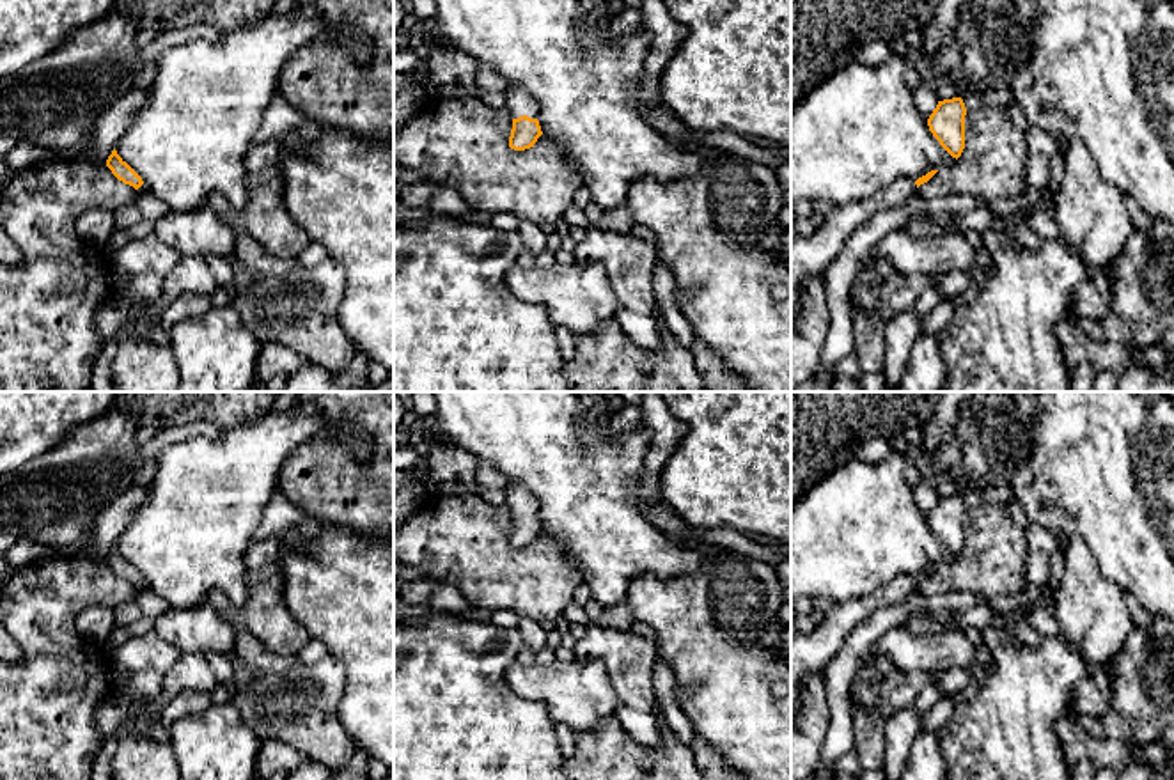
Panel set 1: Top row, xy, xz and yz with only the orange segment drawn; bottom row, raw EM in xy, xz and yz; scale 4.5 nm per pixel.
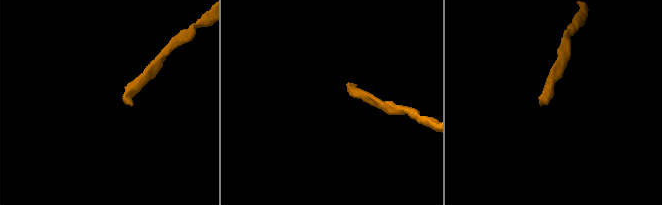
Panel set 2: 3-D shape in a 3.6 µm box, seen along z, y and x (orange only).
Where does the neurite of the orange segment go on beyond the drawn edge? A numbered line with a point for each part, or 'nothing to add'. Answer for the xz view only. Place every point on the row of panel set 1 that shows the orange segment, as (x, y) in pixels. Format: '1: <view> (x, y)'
1: xz (518, 103)

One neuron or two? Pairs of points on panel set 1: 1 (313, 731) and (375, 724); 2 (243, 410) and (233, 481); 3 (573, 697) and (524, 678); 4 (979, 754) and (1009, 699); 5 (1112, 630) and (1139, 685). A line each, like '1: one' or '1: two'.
1: two
2: two
3: one
4: one
5: two

